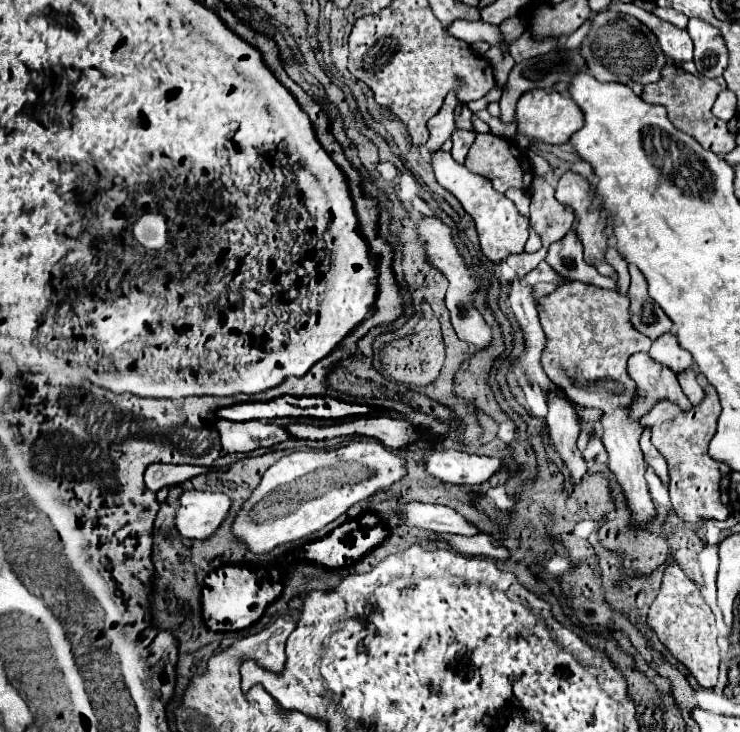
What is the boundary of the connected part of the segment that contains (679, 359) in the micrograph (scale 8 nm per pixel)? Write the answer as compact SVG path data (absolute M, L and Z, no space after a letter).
M665 333L665 335L659 335L657 341L653 341L653 347L649 351L649 355L653 359L657 359L659 363L665 363L669 365L675 373L683 371L685 367L691 367L693 365L693 357L679 347L677 343L677 337L673 333Z

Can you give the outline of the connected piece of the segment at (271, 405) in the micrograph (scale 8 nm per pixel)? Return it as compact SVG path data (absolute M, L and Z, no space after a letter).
M283 395L273 401L263 401L263 403L241 403L241 405L231 405L225 409L219 409L217 415L233 421L251 421L251 419L277 419L277 417L317 417L317 419L343 419L343 417L357 417L359 411L365 411L363 405L357 403L347 403L335 397L291 397Z

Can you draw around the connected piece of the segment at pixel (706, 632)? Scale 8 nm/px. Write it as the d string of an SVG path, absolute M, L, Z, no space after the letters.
M671 557L663 575L661 591L649 607L647 623L679 661L719 661L719 631L715 627L715 615L705 603L699 587L685 577Z

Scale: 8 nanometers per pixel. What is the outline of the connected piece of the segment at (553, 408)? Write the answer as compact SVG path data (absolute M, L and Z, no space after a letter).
M547 393L547 427L557 455L567 465L573 483L579 483L587 473L587 463L577 447L581 421L577 419L577 409L563 393Z

